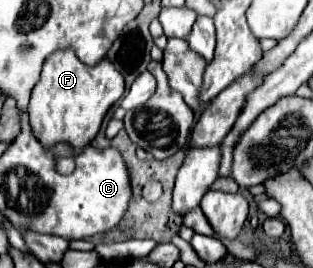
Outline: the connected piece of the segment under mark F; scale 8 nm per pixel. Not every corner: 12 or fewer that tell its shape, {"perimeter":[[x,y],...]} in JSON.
{"perimeter":[[47,57],[27,107],[47,147],[79,151],[121,99],[107,57]]}

